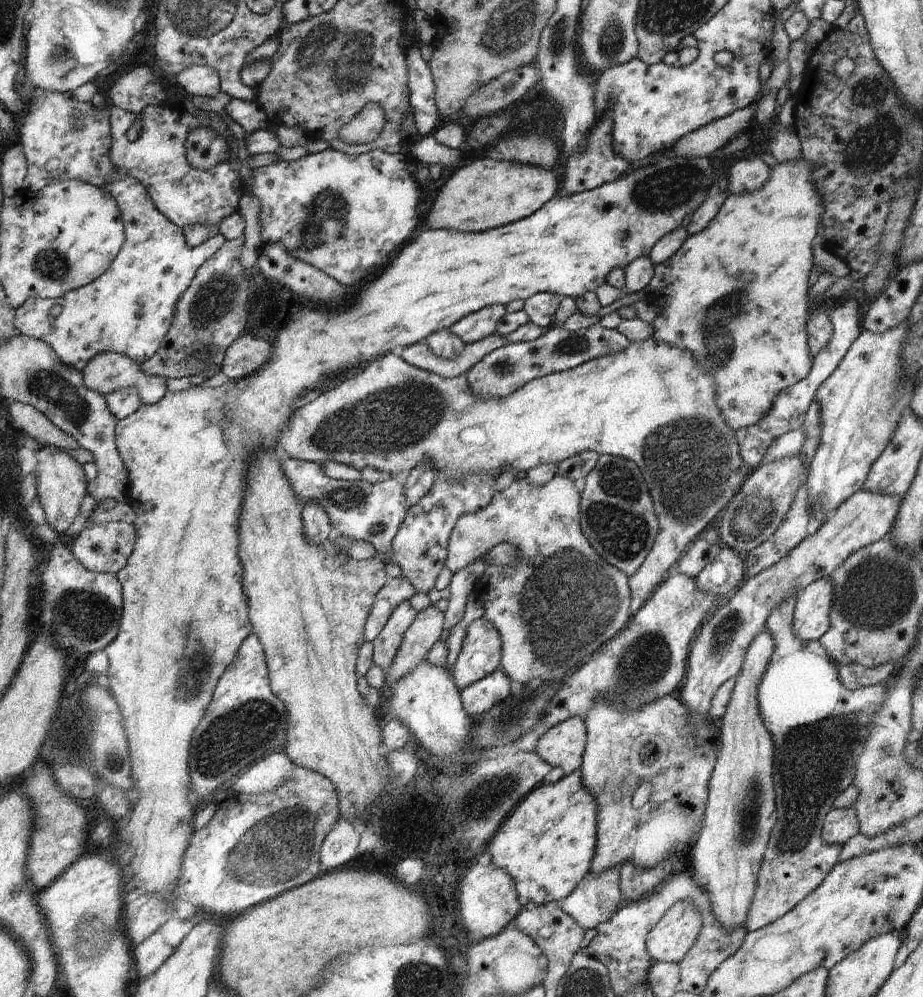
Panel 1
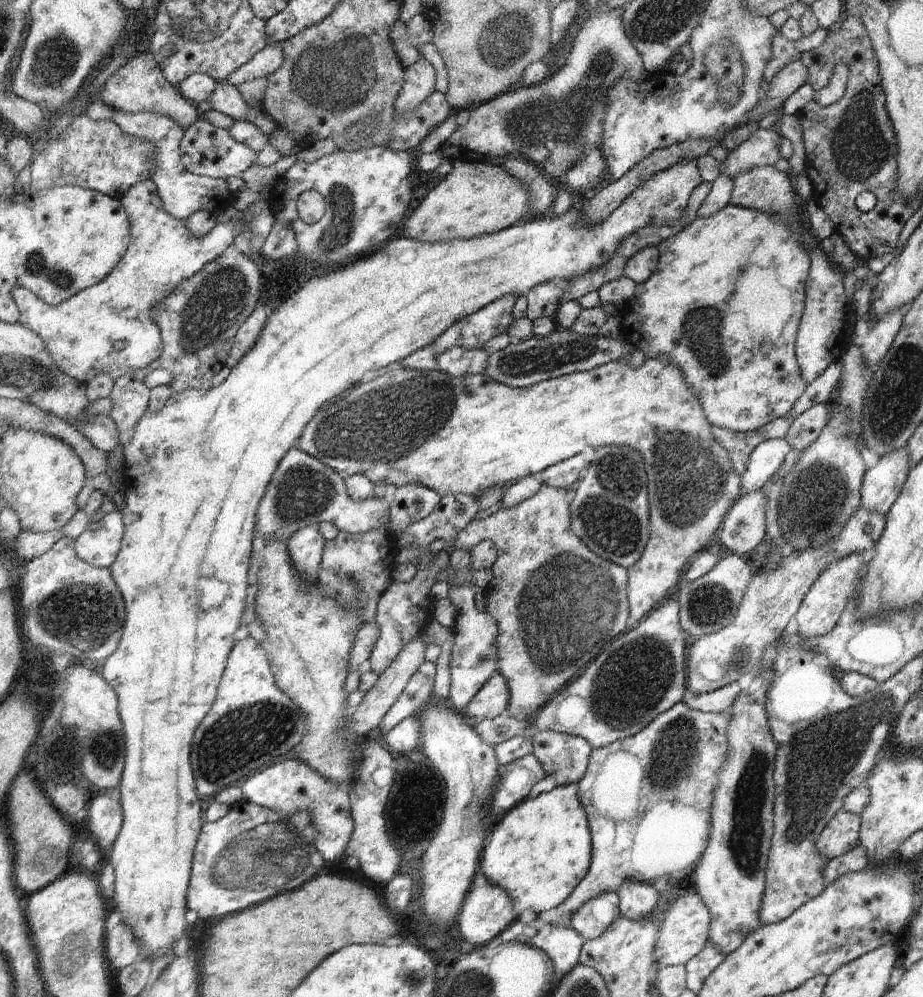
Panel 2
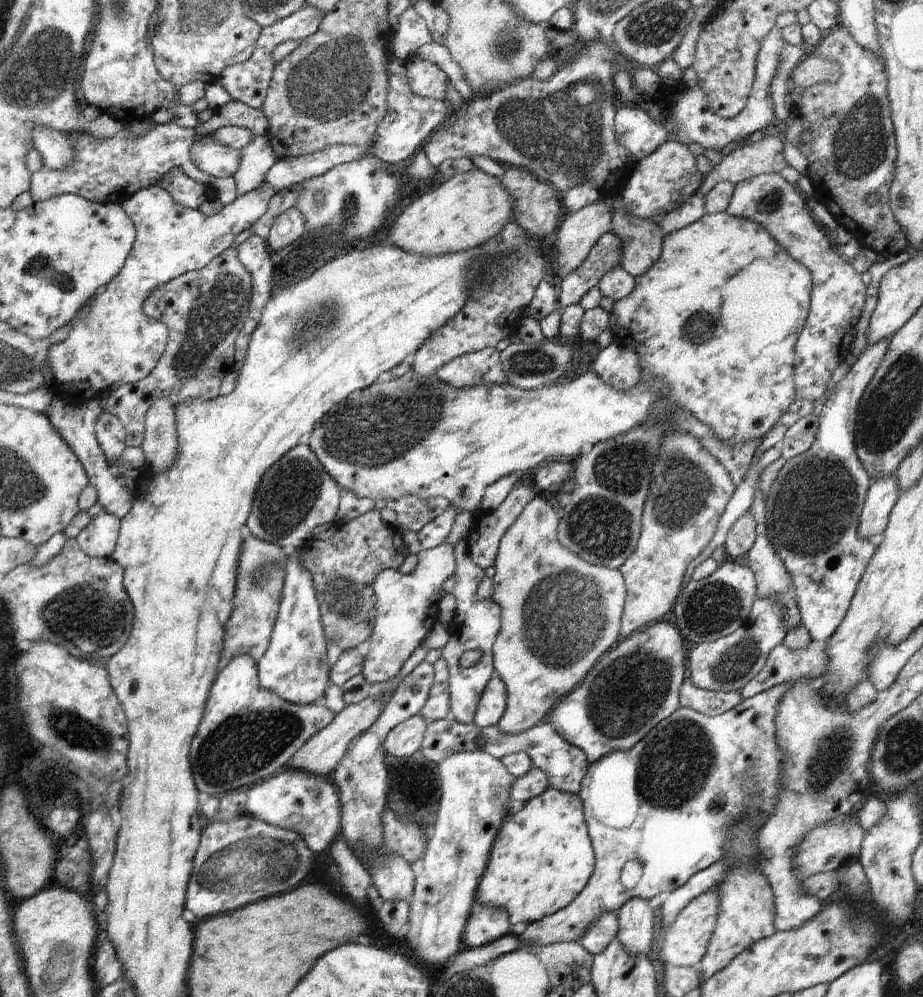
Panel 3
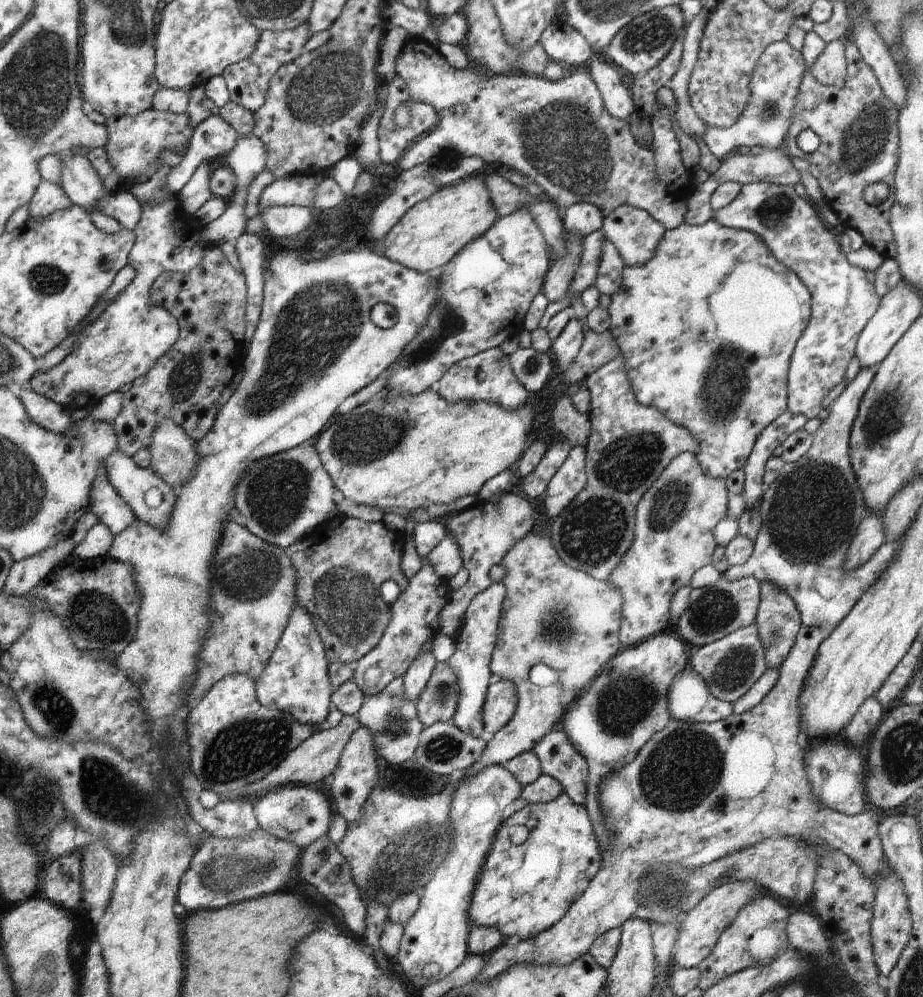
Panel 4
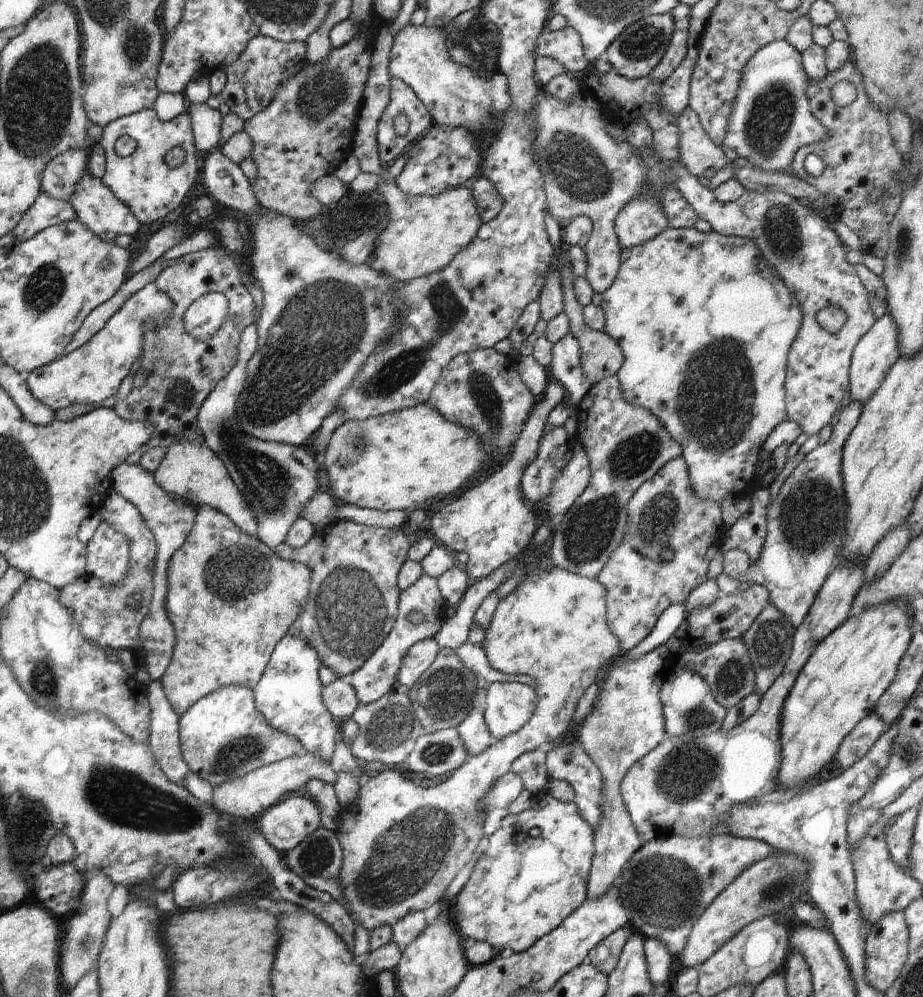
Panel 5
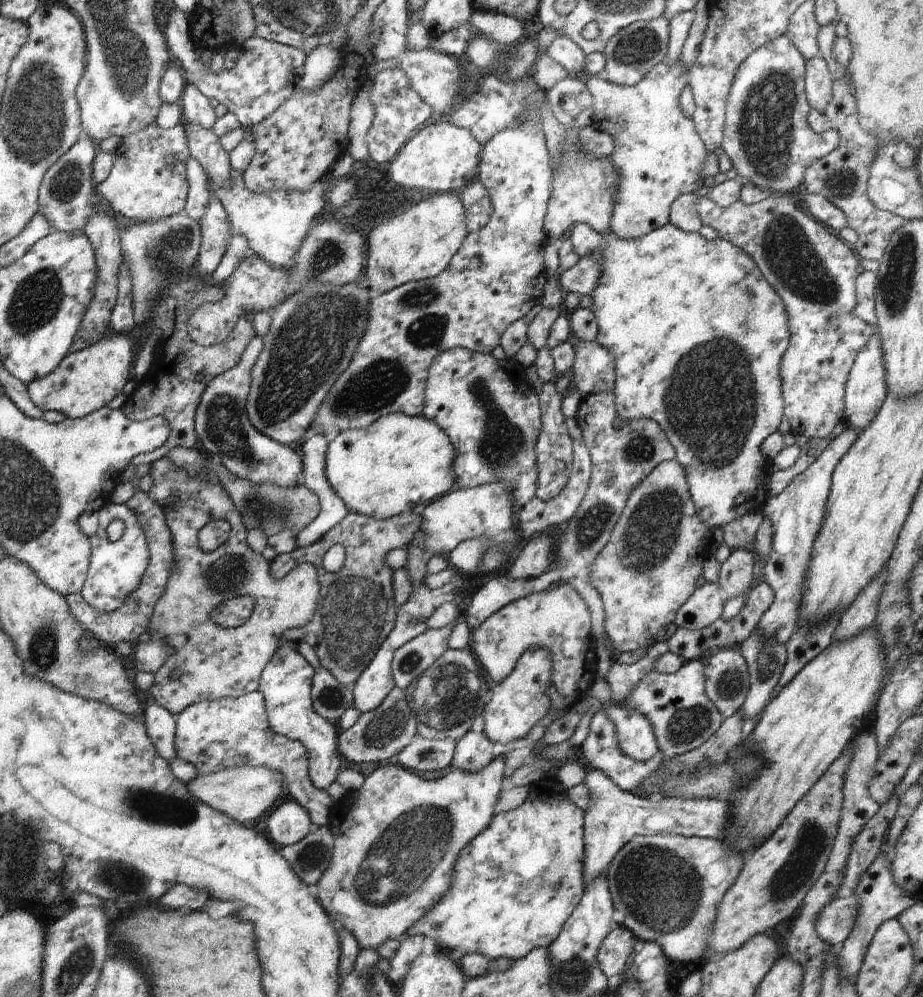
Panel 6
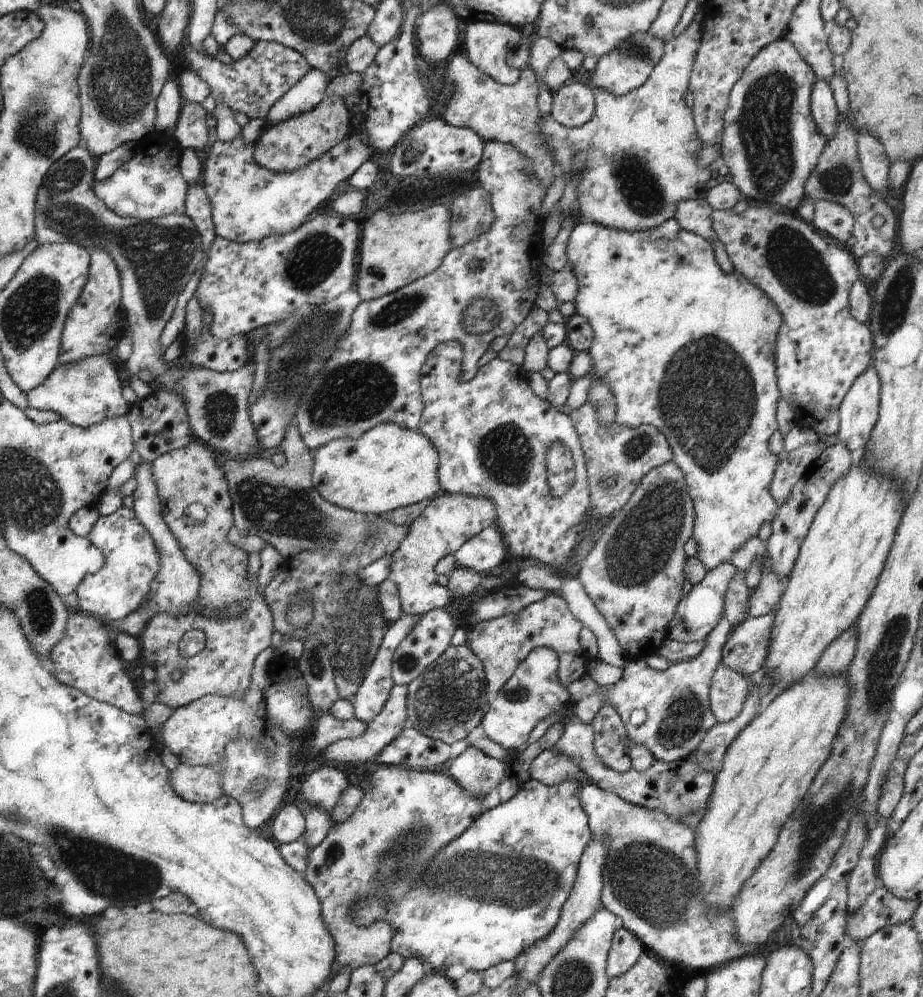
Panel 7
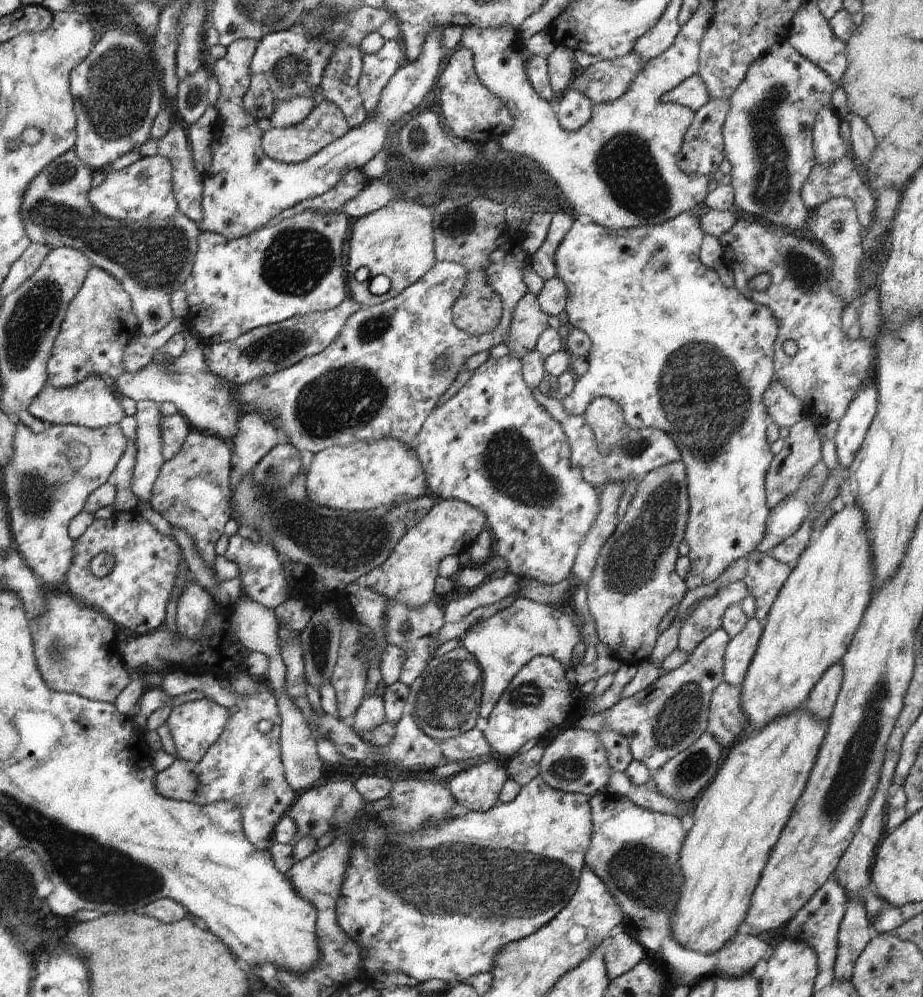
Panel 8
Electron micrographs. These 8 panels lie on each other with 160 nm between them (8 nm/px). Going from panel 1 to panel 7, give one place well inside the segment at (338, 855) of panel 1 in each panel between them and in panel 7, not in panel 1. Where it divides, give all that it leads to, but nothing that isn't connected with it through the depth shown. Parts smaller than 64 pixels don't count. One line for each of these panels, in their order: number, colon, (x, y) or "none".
2: (289, 786)
3: (292, 799)
4: (301, 815)
5: (286, 824)
6: (289, 823)
7: (288, 825)

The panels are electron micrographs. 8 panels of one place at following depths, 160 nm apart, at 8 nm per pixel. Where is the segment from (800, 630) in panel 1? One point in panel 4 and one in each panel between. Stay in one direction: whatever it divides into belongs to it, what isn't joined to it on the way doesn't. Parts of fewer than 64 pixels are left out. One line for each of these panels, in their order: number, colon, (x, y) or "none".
2: (821, 608)
3: (813, 507)
4: (809, 514)

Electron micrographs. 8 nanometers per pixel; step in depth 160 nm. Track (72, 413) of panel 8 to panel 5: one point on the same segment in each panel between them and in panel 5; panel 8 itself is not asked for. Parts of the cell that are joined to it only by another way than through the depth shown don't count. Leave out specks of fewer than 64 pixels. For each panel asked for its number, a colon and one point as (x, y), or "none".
5: (93, 372)
6: (85, 381)
7: (84, 393)

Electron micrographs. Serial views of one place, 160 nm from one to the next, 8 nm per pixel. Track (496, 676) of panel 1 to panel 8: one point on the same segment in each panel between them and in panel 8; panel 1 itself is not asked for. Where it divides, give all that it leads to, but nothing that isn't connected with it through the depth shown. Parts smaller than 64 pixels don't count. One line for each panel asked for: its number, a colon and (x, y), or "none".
2: (492, 700)
3: (492, 705)
4: (500, 704)
5: (508, 705)
6: (520, 701)
7: (533, 692)
8: (540, 700)

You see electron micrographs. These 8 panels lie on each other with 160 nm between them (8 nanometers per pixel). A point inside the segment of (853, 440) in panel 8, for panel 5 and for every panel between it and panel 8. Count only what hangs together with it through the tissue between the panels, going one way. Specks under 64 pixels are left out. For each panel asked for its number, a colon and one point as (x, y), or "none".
5: (876, 351)
6: (866, 388)
7: (858, 412)

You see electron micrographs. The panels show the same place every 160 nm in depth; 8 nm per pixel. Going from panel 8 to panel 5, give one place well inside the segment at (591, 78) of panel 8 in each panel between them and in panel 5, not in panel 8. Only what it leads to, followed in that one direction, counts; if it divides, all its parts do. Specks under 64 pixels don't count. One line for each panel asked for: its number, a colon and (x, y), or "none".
5: (635, 53)
6: (631, 53)
7: (628, 66)

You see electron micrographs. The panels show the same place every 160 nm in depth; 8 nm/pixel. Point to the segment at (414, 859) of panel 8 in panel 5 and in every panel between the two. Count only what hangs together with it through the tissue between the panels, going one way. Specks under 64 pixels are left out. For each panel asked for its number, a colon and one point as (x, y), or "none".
5: (518, 892)
6: (513, 886)
7: (500, 886)

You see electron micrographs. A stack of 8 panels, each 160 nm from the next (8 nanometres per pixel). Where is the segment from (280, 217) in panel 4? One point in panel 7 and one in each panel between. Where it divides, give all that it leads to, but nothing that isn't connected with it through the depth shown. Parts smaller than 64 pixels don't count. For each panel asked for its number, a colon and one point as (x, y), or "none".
5: (228, 186)
6: (205, 147)
7: (191, 132)

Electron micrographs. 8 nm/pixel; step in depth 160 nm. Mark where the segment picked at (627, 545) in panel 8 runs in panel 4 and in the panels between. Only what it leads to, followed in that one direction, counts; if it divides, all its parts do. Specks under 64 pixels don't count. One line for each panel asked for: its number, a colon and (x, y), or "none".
4: (673, 533)
5: (665, 513)
6: (649, 567)
7: (634, 574)

